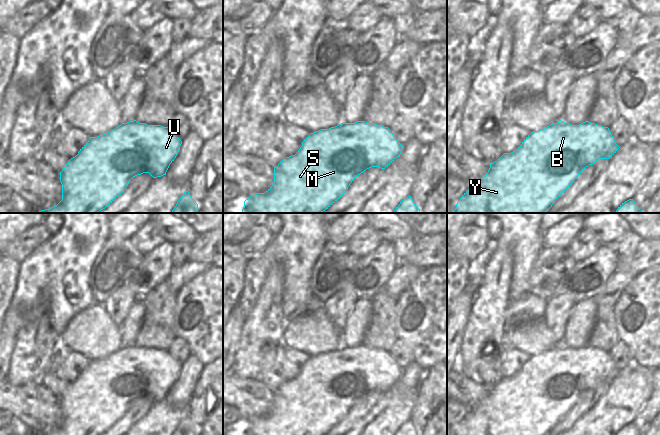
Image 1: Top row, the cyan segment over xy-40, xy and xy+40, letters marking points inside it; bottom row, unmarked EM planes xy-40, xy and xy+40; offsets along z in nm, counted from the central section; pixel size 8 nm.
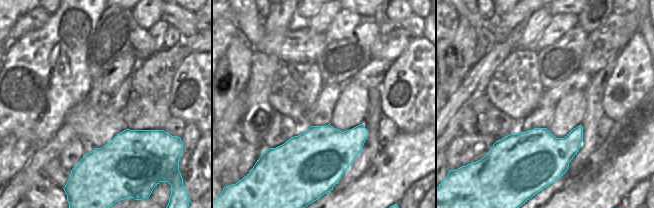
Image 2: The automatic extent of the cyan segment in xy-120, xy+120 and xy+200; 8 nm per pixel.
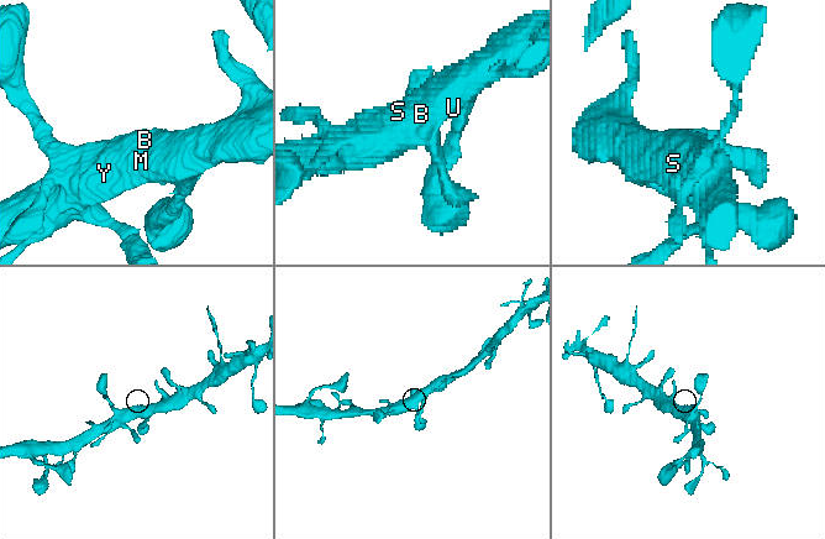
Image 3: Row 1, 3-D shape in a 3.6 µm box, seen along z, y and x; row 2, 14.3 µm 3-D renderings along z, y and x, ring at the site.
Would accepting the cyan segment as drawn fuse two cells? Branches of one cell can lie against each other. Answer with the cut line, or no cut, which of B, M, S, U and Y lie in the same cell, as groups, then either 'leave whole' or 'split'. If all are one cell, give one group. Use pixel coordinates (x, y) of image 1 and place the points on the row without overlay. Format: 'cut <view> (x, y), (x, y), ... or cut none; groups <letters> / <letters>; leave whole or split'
cut none; groups B M S U Y; leave whole

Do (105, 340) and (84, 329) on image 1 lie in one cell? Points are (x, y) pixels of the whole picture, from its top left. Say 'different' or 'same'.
same

